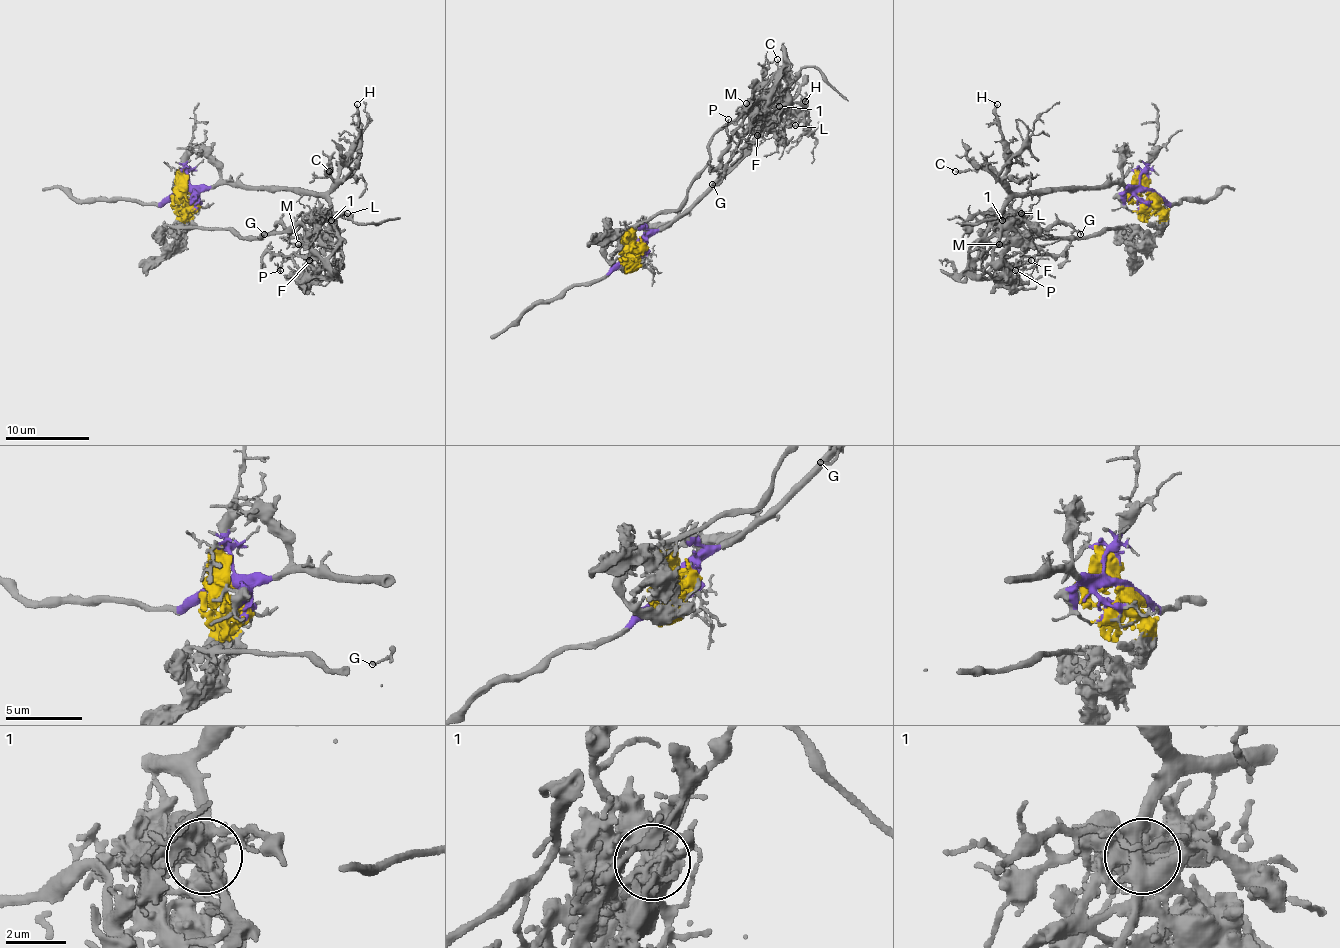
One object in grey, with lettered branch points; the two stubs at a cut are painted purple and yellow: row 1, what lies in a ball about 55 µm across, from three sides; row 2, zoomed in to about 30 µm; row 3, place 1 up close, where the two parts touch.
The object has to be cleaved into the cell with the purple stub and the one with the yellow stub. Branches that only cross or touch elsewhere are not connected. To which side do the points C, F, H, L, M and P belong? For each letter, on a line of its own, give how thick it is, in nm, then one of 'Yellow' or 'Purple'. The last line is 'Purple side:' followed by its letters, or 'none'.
C: Thickness 180 nm. Purple
F: Thickness 150 nm. Yellow
H: Thickness 160 nm. Purple
L: Thickness 150 nm. Purple
M: Thickness 120 nm. Yellow
P: Thickness 80 nm. Yellow
Purple side: C, H, L

